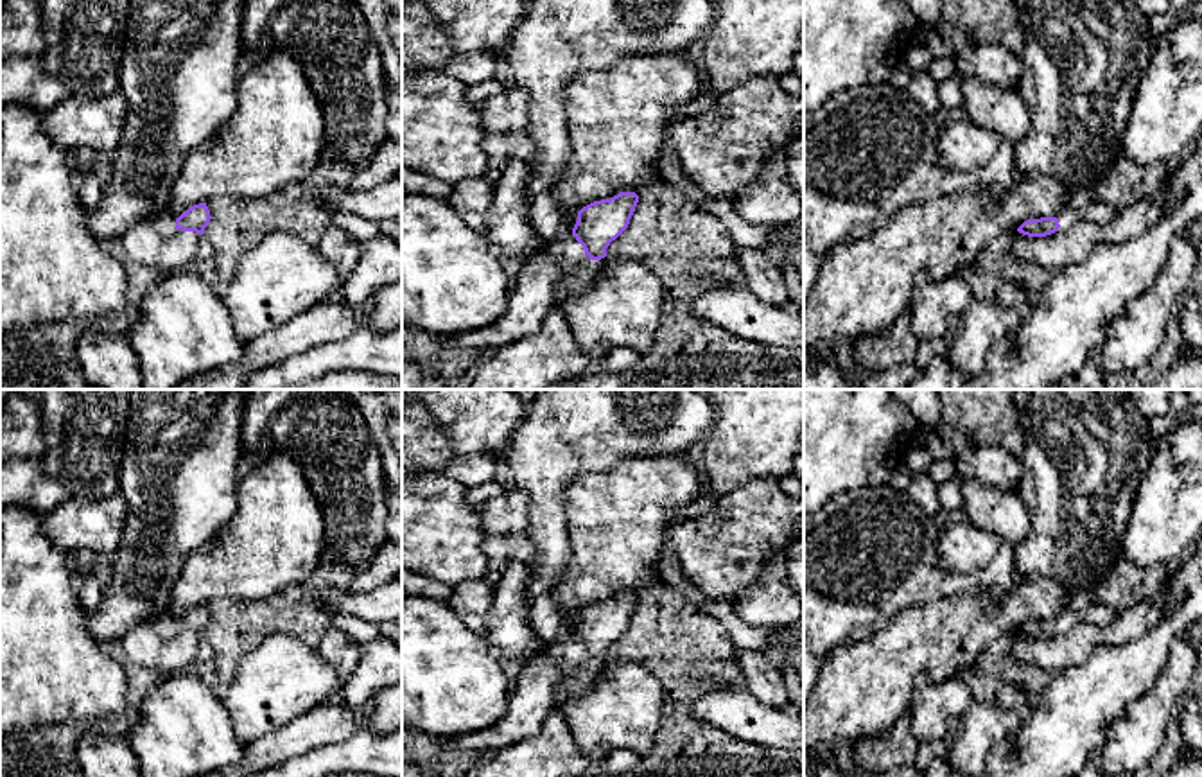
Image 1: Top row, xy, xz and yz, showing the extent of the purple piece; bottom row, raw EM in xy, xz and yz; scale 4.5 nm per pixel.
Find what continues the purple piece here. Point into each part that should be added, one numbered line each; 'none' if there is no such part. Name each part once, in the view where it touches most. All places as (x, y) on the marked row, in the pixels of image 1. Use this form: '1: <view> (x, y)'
1: xz (542, 284)

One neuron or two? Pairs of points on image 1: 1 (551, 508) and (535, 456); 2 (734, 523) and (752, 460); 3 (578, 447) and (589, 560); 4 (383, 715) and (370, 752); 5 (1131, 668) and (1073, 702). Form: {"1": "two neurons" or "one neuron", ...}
{"1": "one neuron", "2": "two neurons", "3": "two neurons", "4": "two neurons", "5": "one neuron"}

